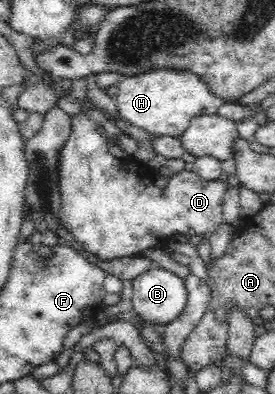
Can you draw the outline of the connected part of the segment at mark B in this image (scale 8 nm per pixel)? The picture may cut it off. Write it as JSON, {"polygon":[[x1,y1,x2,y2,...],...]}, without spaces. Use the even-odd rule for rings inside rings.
{"polygon":[[150,267,133,280,135,314,157,328,171,324,186,308,188,293,183,277,168,269]]}

